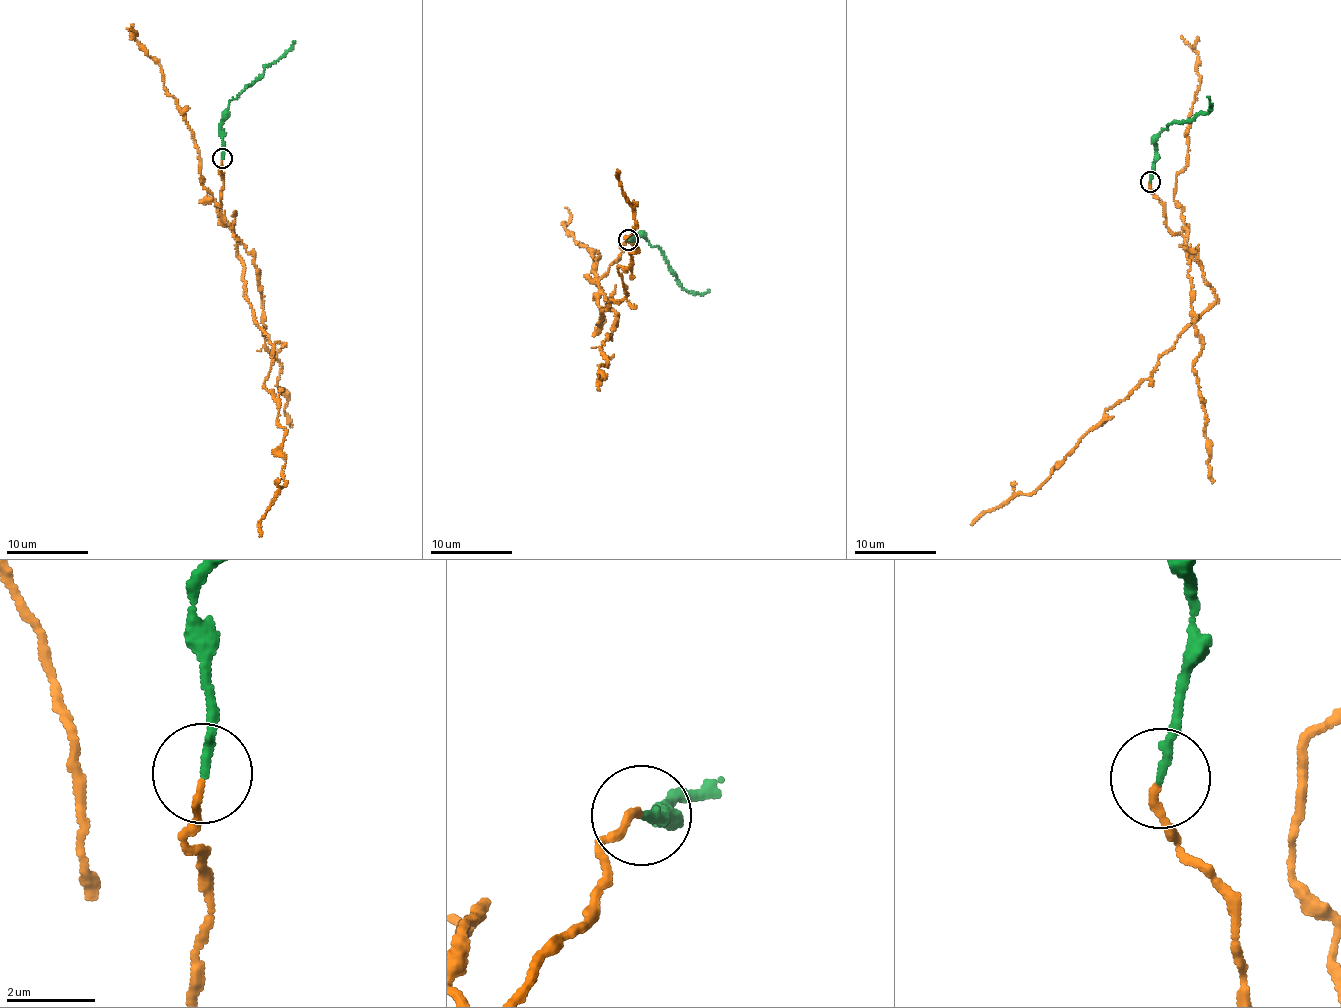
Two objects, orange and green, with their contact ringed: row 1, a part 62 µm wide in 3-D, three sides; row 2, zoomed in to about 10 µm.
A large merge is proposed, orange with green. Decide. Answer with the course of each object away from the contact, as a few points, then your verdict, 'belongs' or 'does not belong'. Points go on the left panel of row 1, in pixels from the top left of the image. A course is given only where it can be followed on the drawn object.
orange via (222, 158), (216, 212), (239, 238), (244, 293), (273, 347), (263, 383), (285, 432), (284, 483), (259, 536) | green via (222, 158), (223, 111), (295, 41) | does not belong

